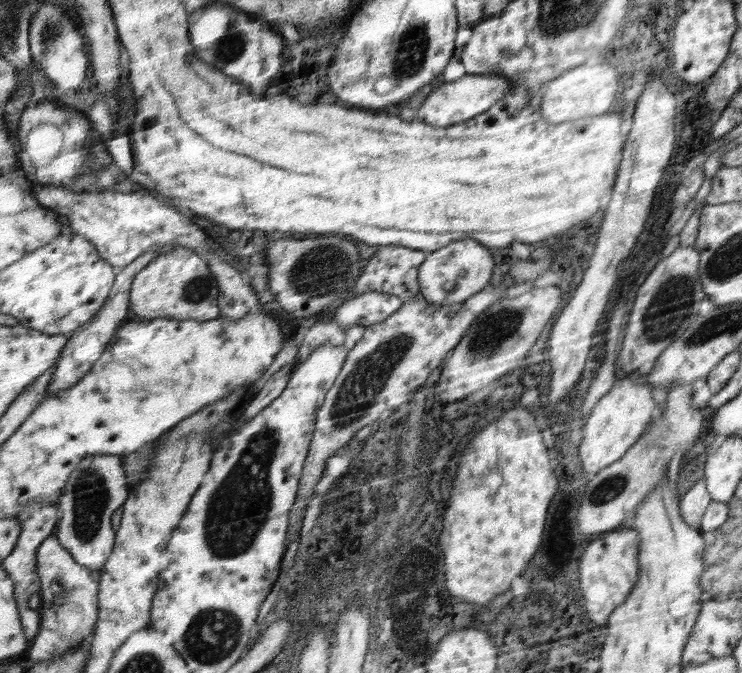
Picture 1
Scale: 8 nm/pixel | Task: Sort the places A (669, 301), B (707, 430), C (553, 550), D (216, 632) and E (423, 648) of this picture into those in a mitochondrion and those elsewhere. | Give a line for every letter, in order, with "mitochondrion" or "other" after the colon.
A: mitochondrion
B: other
C: other
D: mitochondrion
E: other

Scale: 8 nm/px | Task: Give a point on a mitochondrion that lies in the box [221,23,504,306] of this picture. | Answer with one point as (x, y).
(322, 269)

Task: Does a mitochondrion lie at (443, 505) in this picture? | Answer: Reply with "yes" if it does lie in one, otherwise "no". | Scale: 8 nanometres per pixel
no

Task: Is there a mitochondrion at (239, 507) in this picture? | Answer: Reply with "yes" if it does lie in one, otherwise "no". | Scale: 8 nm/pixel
yes

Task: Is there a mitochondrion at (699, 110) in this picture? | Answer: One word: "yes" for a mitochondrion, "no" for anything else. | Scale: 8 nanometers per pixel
no

